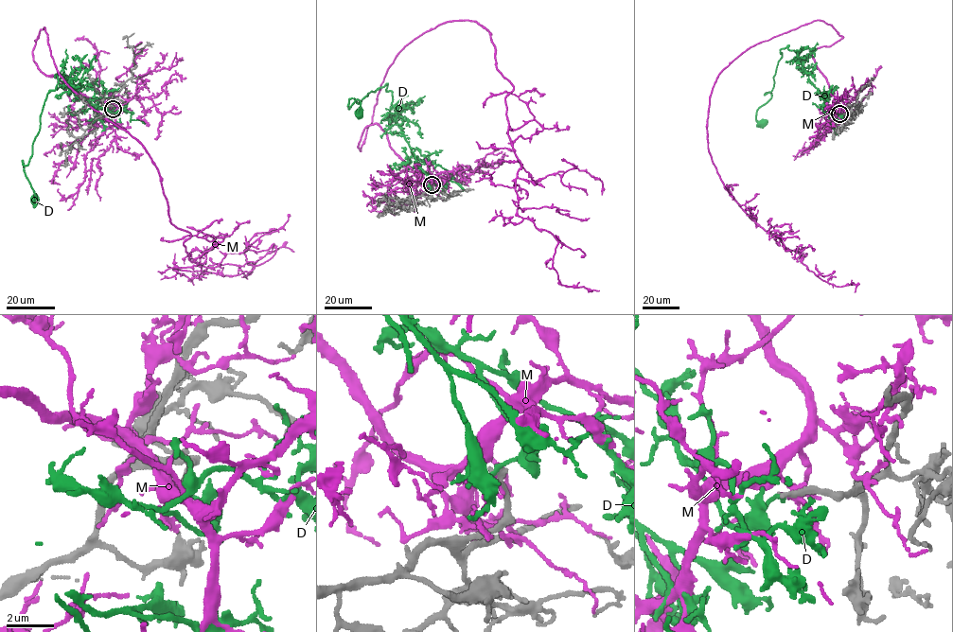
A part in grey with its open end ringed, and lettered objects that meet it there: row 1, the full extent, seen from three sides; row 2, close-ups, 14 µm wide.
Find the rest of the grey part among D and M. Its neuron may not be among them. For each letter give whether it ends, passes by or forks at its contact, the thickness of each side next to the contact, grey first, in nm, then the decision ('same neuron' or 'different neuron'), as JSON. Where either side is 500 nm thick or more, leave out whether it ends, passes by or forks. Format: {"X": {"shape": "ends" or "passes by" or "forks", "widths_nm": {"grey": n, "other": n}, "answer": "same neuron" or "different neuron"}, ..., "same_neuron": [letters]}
{"D": {"shape": "ends", "widths_nm": {"grey": 220, "other": 170}, "answer": "different neuron"}, "M": {"shape": "forks", "widths_nm": {"grey": 240, "other": 240}, "answer": "different neuron"}, "same_neuron": []}

